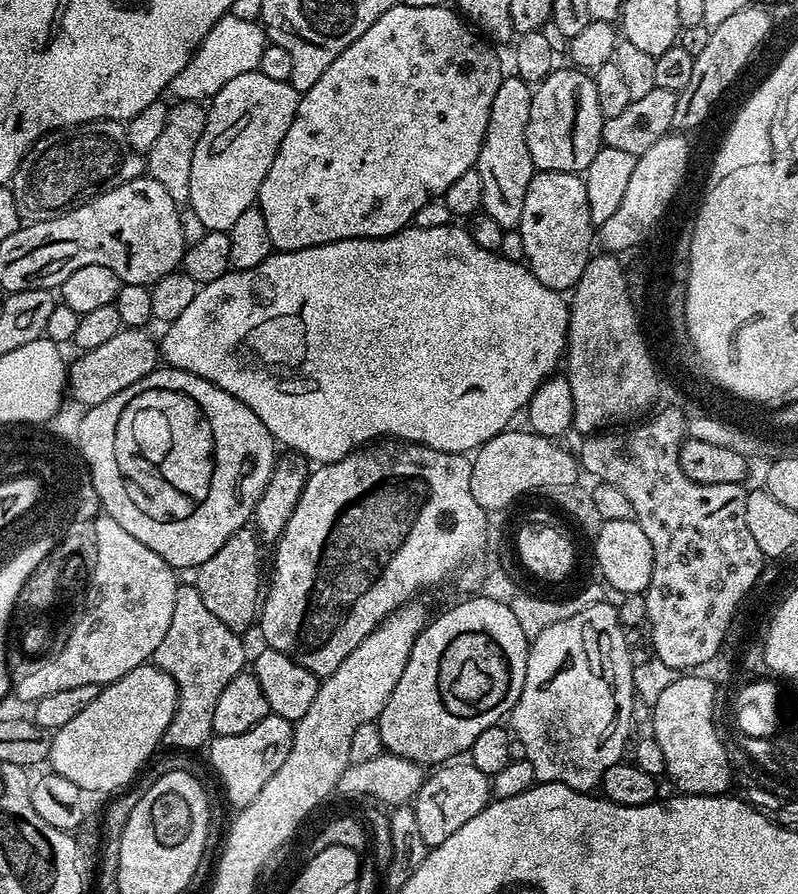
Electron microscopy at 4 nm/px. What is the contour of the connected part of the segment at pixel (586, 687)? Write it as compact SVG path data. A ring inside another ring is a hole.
M597 602L586 606L584 610L579 610L572 618L563 619L560 622L554 622L553 625L546 627L538 634L536 640L531 641L528 649L528 661L526 662L526 682L522 686L522 694L518 702L512 708L510 713L510 732L514 737L515 743L522 751L523 759L534 766L534 774L537 781L554 785L565 784L567 788L572 788L576 792L591 793L599 785L600 780L610 770L610 766L621 763L625 759L626 749L629 747L628 731L632 728L632 702L634 704L634 693L632 689L632 670L633 666L630 660L629 647L630 640L627 640L625 629L619 622L619 614L615 603L604 604Z

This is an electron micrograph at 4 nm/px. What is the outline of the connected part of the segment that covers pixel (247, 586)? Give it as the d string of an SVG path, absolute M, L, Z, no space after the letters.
M237 534L221 546L217 552L210 558L206 558L206 562L202 562L199 568L195 569L194 586L198 590L198 594L202 596L202 602L206 606L206 610L210 610L210 614L214 614L214 618L218 618L218 622L222 622L231 632L244 634L248 627L255 625L258 620L258 603L260 593L258 590L262 588L262 580L260 584L260 560L252 551L255 550L256 544L252 540L248 540L244 544L243 535Z

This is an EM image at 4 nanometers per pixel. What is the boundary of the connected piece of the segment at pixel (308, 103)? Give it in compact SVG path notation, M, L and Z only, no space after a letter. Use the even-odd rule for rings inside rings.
M397 2L393 8L386 10L386 14L382 14L382 18L378 18L378 22L374 22L374 26L370 26L370 30L366 30L366 34L362 34L362 38L346 46L346 50L342 50L342 54L330 62L330 70L326 70L326 74L322 74L322 78L318 78L318 82L314 82L314 86L301 95L294 122L290 122L290 130L286 130L282 146L278 146L278 154L270 166L270 174L266 174L262 182L258 197L258 207L262 210L262 218L266 218L266 231L270 234L275 251L289 252L339 240L379 240L382 236L392 236L409 227L414 214L426 206L426 202L443 197L451 183L475 169L502 71L500 60L491 48L493 45L483 44L479 40L481 37L453 12L447 6L410 6L407 2Z

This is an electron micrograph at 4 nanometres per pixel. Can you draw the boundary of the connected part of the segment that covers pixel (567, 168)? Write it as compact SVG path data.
M573 66L557 67L541 84L535 85L530 102L530 118L526 122L526 146L530 146L533 169L542 172L575 172L582 174L594 162L594 154L602 146L605 117L598 106L596 81L587 71Z

